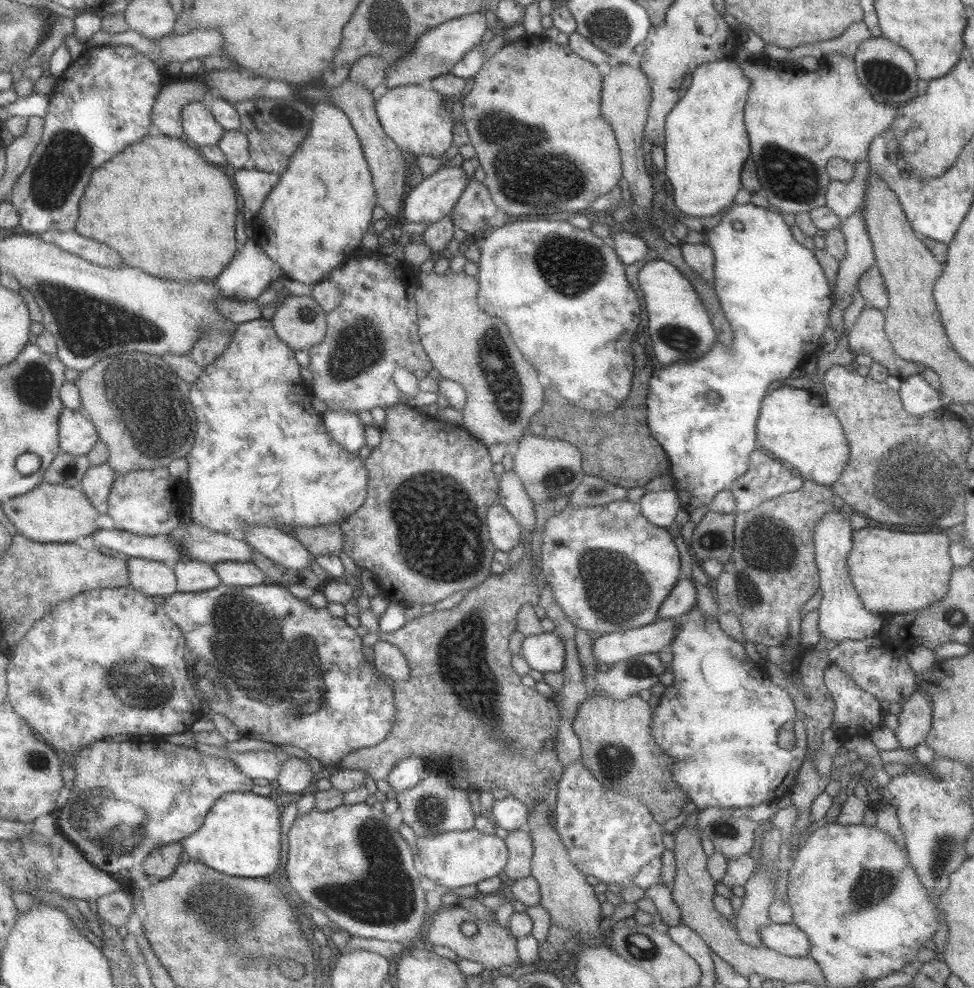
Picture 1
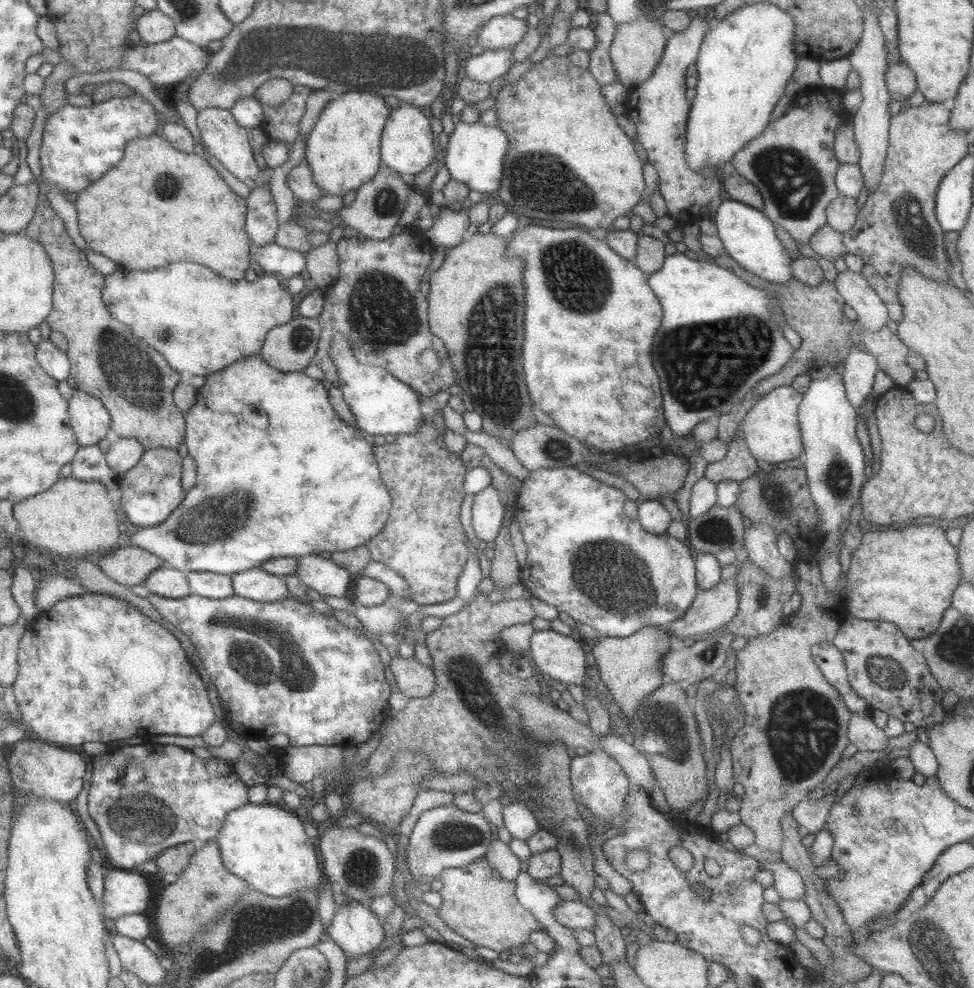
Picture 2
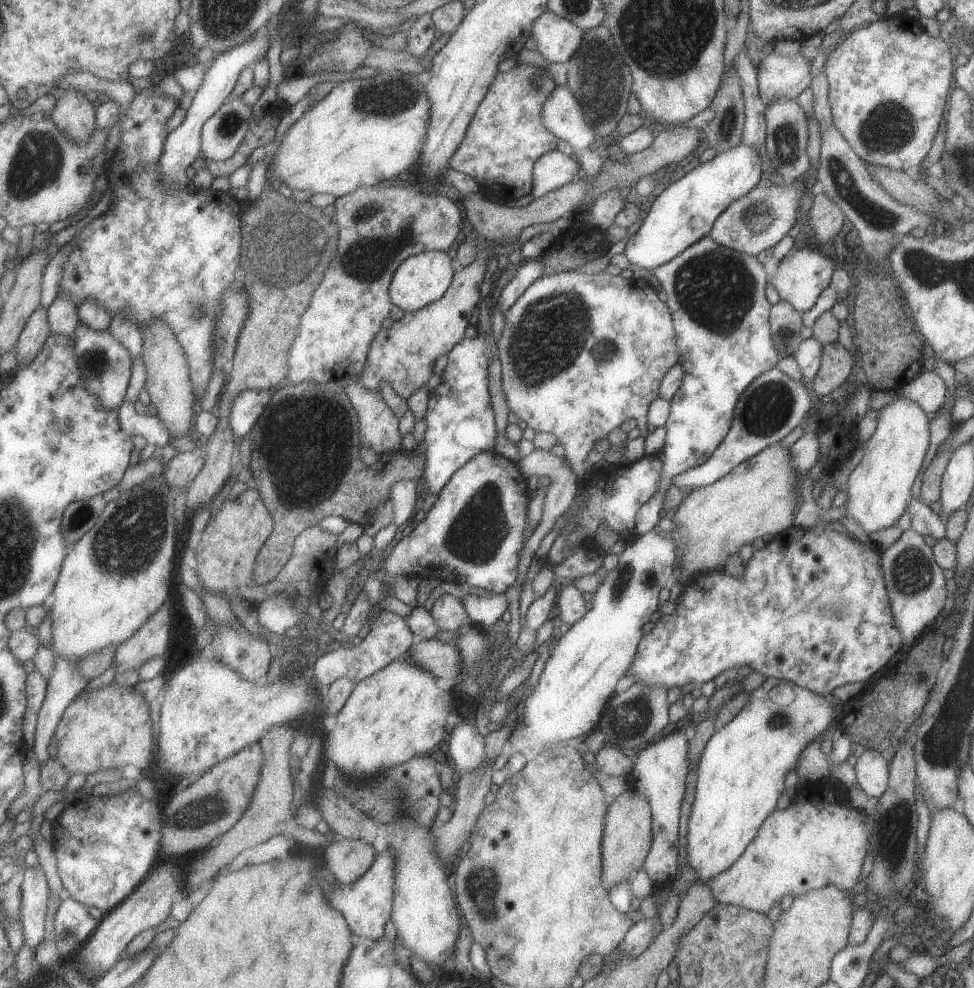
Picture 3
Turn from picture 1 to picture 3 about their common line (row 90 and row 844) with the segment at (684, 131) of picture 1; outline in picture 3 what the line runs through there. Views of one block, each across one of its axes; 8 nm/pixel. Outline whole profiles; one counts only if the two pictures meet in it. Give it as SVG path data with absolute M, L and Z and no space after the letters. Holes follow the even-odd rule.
M768 677L762 686L750 691L750 700L740 712L722 728L715 730L706 744L698 766L696 798L688 822L688 864L706 883L716 874L728 870L756 838L760 826L777 809L778 799L786 789L786 774L797 770L800 754L834 720L843 718L843 704L830 695L820 695L791 681Z

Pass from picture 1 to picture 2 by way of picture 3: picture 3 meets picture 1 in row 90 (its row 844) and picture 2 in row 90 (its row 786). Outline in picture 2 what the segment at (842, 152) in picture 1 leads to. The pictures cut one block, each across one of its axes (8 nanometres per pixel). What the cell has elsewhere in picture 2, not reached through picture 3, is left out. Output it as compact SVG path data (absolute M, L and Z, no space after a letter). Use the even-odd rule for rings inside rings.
M822 85L802 89L792 98L790 108L779 118L773 118L768 127L747 147L739 150L731 160L736 170L760 191L764 200L764 212L774 224L780 224L798 243L807 243L810 237L827 224L826 210L839 196L835 174L841 165L835 155L836 132L846 125L852 116L843 106L842 93Z

